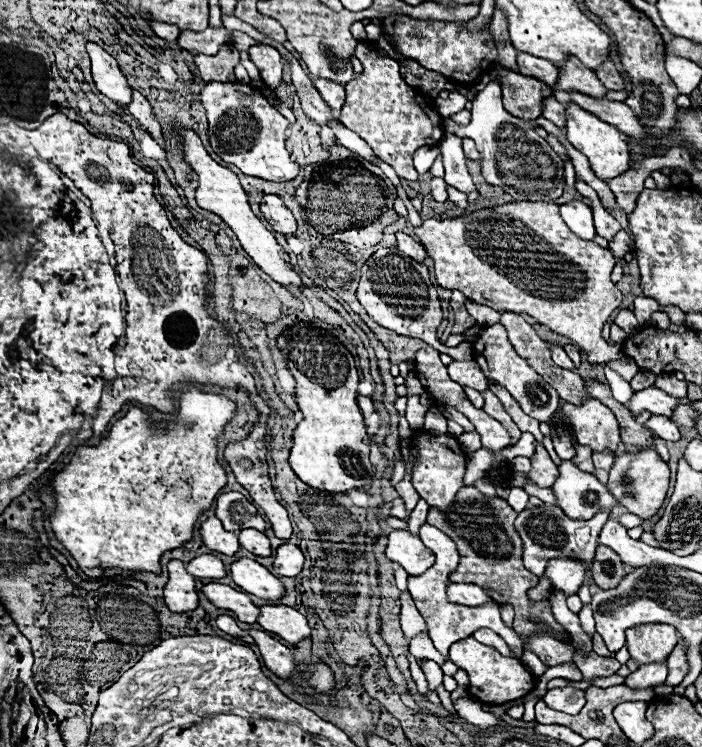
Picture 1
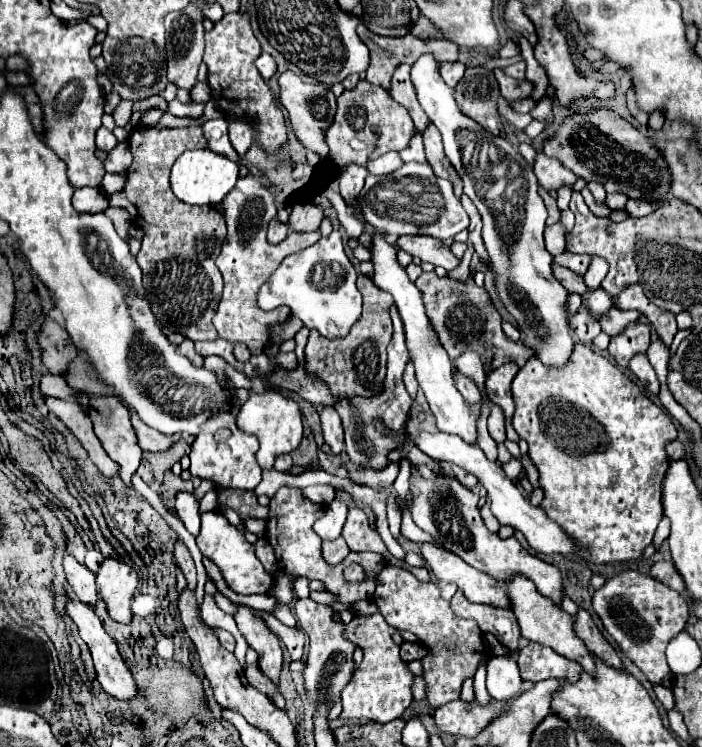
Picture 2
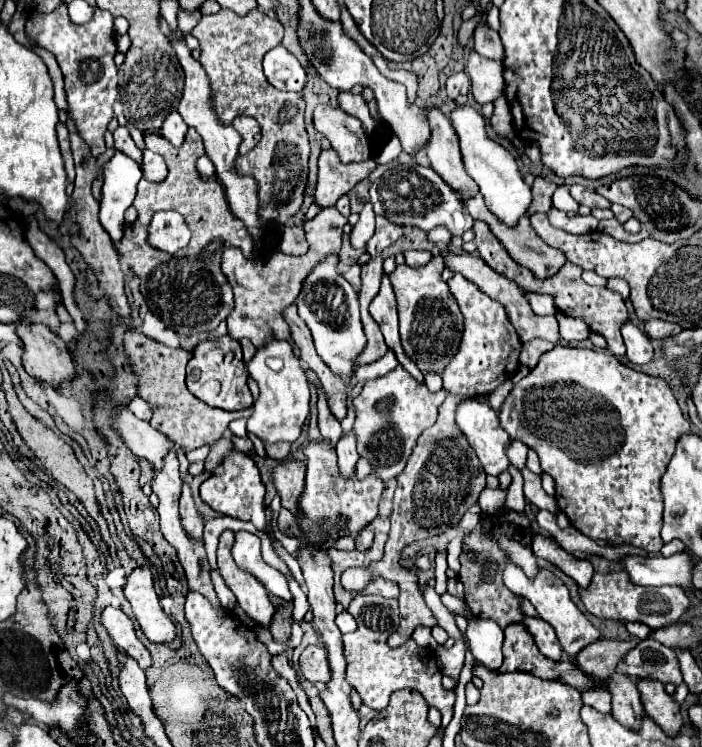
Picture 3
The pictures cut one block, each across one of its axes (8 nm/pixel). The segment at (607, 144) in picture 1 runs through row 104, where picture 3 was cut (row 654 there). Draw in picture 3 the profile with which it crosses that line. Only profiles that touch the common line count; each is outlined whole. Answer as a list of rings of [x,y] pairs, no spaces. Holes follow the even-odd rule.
[[[508,564],[506,570],[504,570],[504,584],[512,592],[526,596],[534,604],[540,618],[554,628],[564,652],[570,658],[576,658],[582,648],[586,648],[588,644],[592,644],[592,642],[596,642],[600,638],[600,630],[596,630],[588,622],[588,618],[576,608],[576,604],[570,600],[570,594],[568,594],[568,588],[564,586],[564,582],[558,576],[554,576],[550,570],[540,570],[540,574],[534,580],[530,580],[530,578],[526,578],[526,574],[524,574],[524,570],[520,566]]]

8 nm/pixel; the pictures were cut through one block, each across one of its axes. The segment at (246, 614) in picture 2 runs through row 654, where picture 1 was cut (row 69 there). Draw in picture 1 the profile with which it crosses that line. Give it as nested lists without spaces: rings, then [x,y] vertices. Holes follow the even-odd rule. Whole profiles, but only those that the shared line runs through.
[[[254,44],[248,52],[250,52],[252,62],[260,70],[260,76],[266,82],[266,86],[276,90],[280,80],[282,80],[282,56],[280,56],[280,52],[268,44]]]

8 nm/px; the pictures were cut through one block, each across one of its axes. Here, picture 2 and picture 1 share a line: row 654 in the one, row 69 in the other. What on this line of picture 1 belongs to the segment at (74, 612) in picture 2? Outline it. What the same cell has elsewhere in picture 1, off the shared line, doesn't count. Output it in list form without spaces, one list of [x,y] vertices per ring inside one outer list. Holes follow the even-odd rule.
[[[88,42],[86,50],[92,60],[92,76],[94,76],[96,88],[104,96],[108,96],[110,100],[114,100],[118,104],[124,104],[124,106],[130,104],[132,102],[132,88],[130,88],[126,76],[120,72],[118,62],[94,42]]]

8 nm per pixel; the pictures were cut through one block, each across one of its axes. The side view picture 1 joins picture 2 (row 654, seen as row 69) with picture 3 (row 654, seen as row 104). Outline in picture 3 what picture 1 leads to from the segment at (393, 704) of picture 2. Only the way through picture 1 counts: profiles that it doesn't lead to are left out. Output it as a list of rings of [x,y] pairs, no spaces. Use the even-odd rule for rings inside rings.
[[[358,594],[346,608],[356,622],[358,628],[352,634],[344,634],[344,658],[346,658],[346,682],[360,694],[362,702],[374,710],[384,710],[390,702],[390,694],[402,688],[418,690],[428,706],[434,706],[442,712],[442,726],[446,728],[454,716],[454,690],[444,690],[442,672],[436,664],[436,654],[430,648],[420,648],[412,638],[398,648],[388,646],[388,636],[400,624],[400,608],[396,598],[368,596]]]

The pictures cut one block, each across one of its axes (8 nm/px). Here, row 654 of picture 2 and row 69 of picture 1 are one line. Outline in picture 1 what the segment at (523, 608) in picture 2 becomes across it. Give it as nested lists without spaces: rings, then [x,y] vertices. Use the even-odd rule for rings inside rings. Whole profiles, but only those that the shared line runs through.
[[[572,58],[560,66],[560,78],[554,88],[560,88],[560,90],[576,88],[578,92],[584,92],[584,94],[596,96],[596,98],[604,98],[608,92],[602,86],[602,82],[596,78],[596,72],[590,70],[588,66],[584,66],[576,58]]]

